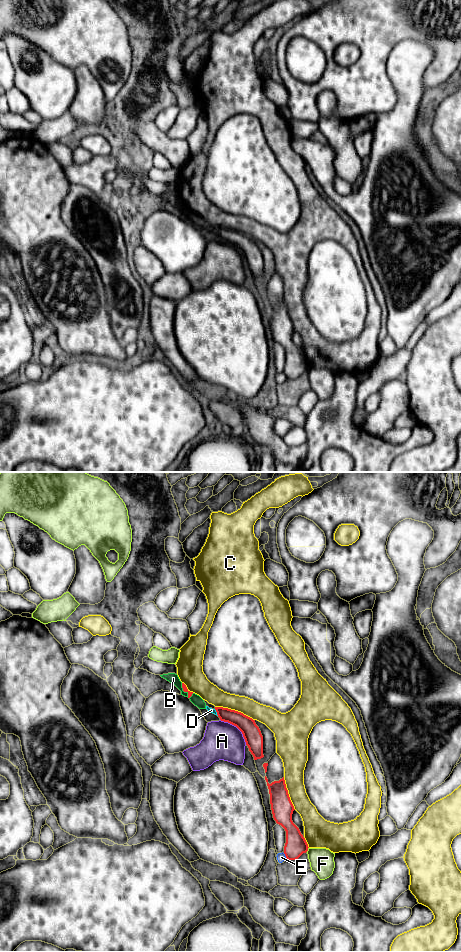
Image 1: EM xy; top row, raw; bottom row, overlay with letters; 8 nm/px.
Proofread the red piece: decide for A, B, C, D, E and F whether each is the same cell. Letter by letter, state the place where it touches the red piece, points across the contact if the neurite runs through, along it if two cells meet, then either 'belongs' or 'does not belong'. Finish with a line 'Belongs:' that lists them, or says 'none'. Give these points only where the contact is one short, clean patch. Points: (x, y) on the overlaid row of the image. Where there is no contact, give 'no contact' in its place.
A: meets red in xy at (237, 727); border along xy (220, 719), (233, 724), (241, 732), (246, 744); does not belong
B: meets red in xy at (184, 691); border along xy (181, 683), (182, 689), (189, 698); does not belong
C: meets red in xy at (234, 710); does not belong
D: meets red in xy at (216, 711); does not belong
E: meets red in xy at (285, 855); does not belong
F: meets red in xy at (307, 849); does not belong
Belongs: none

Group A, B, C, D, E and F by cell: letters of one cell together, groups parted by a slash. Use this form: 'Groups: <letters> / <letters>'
Groups: A / B D / C / E / F

